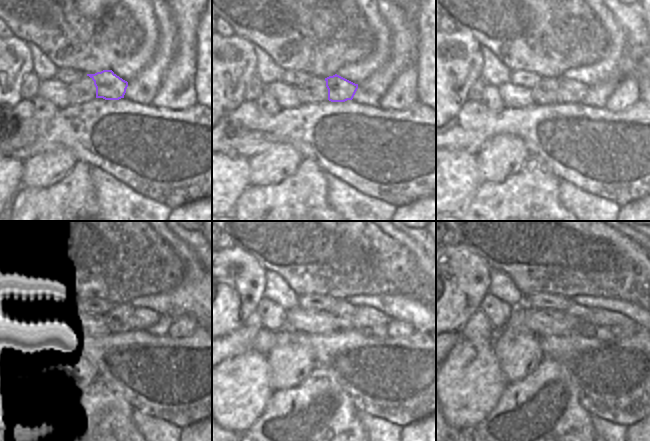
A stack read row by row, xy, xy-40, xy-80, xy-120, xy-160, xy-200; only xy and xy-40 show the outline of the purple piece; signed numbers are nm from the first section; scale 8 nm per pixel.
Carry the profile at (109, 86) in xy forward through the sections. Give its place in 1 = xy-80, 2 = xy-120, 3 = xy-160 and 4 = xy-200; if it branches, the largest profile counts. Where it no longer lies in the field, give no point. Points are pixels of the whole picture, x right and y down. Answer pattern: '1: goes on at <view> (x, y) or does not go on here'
1: goes on at xy-80 (568, 89)
2: goes on at xy-120 (149, 317)
3: goes on at xy-160 (374, 317)
4: goes on at xy-200 (599, 317)

